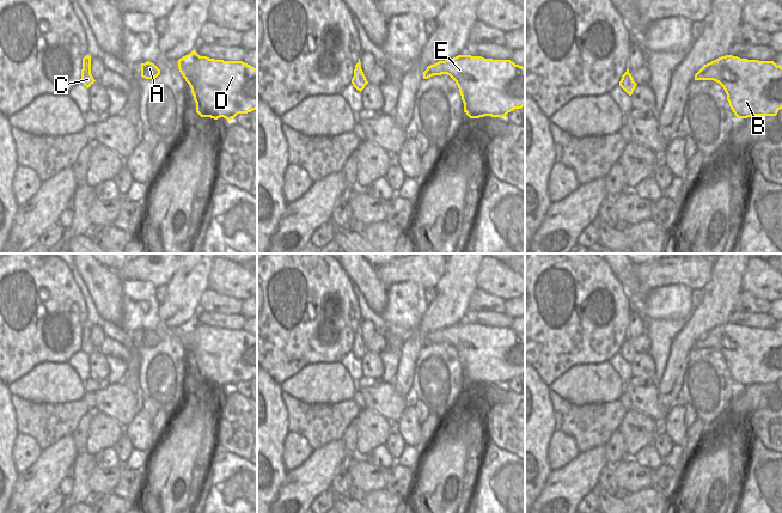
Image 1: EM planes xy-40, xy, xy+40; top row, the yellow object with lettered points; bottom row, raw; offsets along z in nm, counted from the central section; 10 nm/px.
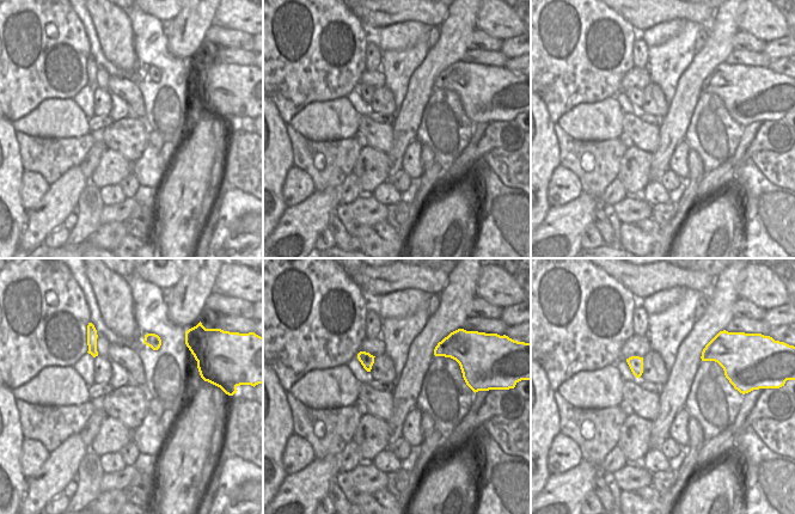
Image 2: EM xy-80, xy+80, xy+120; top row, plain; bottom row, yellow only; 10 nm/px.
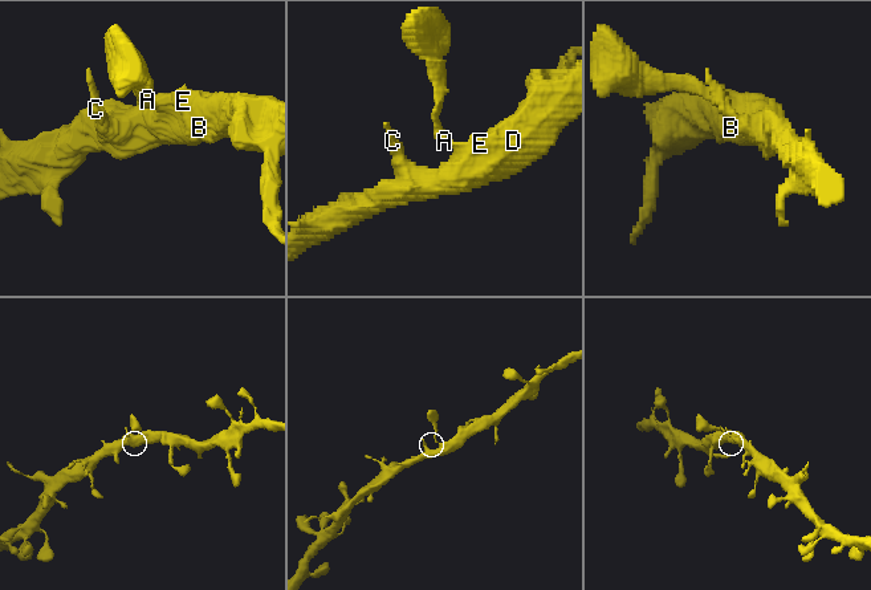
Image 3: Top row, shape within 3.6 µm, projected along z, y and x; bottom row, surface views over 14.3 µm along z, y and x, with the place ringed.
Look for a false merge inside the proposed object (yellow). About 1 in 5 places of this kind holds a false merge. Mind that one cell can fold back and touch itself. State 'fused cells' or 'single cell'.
single cell

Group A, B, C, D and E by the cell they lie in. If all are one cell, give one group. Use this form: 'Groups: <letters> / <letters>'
Groups: A B C D E

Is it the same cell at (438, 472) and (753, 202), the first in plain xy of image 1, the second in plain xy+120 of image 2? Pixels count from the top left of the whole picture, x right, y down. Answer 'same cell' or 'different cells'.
different cells

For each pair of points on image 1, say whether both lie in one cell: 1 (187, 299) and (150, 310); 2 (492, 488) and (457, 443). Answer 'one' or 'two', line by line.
1: two
2: two

